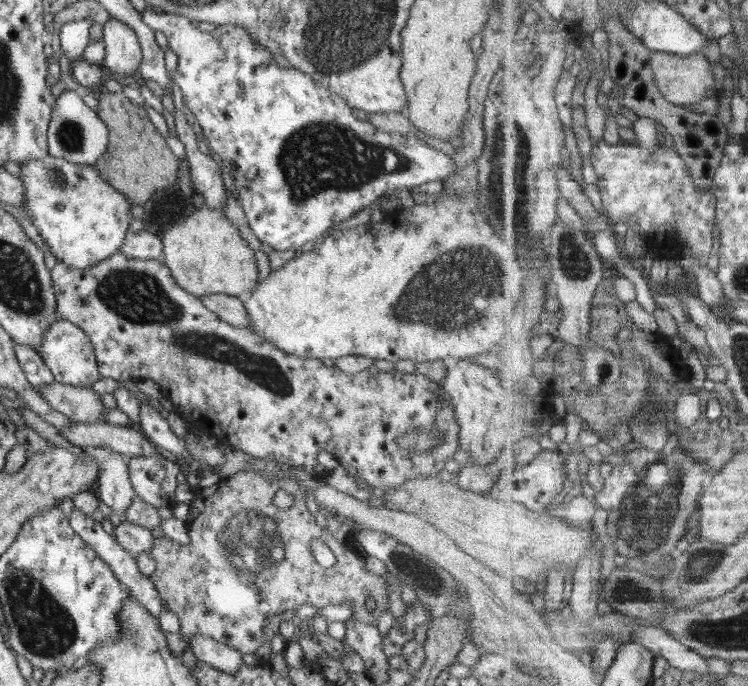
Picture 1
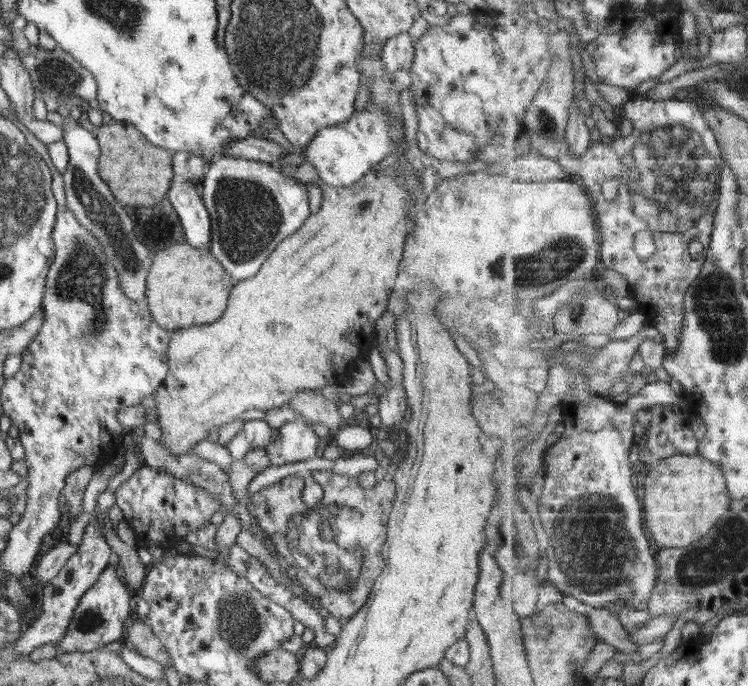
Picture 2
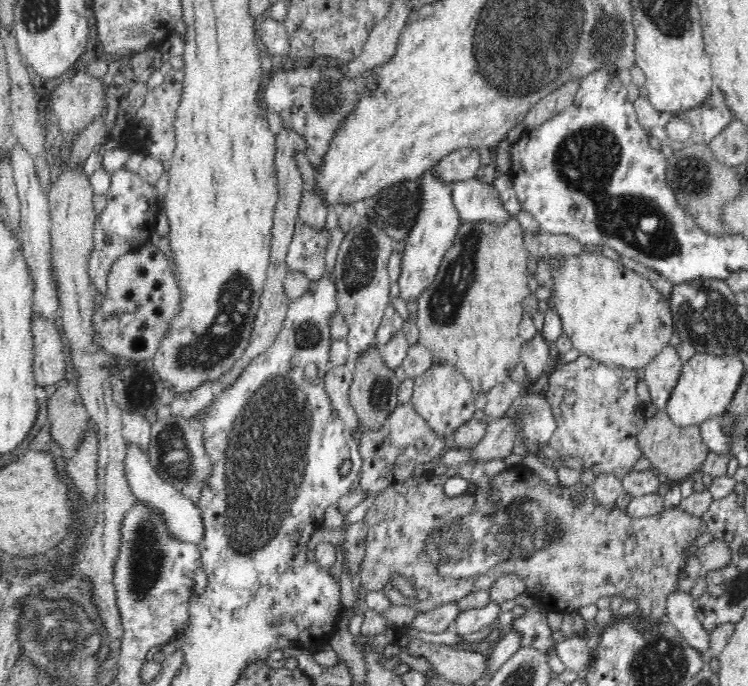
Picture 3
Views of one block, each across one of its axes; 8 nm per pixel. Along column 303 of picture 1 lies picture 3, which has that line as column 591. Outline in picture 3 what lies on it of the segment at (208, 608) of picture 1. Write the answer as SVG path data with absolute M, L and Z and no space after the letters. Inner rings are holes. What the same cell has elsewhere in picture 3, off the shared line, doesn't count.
M482 463L461 464L457 467L450 467L449 472L442 475L430 473L423 474L422 476L416 475L408 477L405 481L401 481L400 483L393 484L392 486L383 489L375 498L372 506L368 508L363 522L367 526L367 532L364 558L362 558L362 564L360 564L359 570L362 588L364 588L366 593L370 591L382 592L382 594L389 599L391 605L416 607L418 612L434 610L436 607L446 606L446 604L450 602L458 603L458 600L468 596L470 591L490 590L490 587L494 582L496 582L503 574L516 574L525 582L526 591L529 593L530 597L534 599L536 603L546 608L548 612L564 612L564 610L570 610L570 612L572 612L572 610L578 610L578 608L582 608L582 606L596 606L596 603L600 598L612 599L614 596L621 596L623 601L626 602L636 600L636 602L638 602L638 608L636 610L638 616L642 618L646 625L656 626L658 622L661 622L666 617L666 602L669 595L673 594L675 591L680 591L678 588L677 575L681 566L684 565L687 560L696 559L701 565L695 584L689 592L694 600L698 600L698 598L706 592L705 576L707 575L707 572L723 568L730 564L732 560L730 548L726 542L718 540L718 538L713 538L703 548L698 549L693 554L688 554L690 546L694 546L694 540L696 540L700 534L701 517L697 517L688 511L682 510L680 505L672 509L664 509L662 512L649 517L632 517L632 515L626 513L626 509L620 509L614 504L599 503L592 494L591 486L587 486L582 482L578 482L574 487L564 487L561 484L552 486L522 464L510 468L505 472L494 476L494 478L490 478L490 476L486 475L484 464ZM451 476L461 476L462 478L465 478L470 484L476 485L476 491L473 493L466 492L457 497L448 497L444 493L444 483ZM490 490L499 492L500 500L498 500L496 504L488 499L488 492L490 492ZM575 492L584 493L586 495L586 502L584 502L584 504L580 504L580 506L574 504L574 501L571 500L571 496ZM394 576L404 576L416 590L424 590L425 588L430 592L430 597L421 602L413 597L406 598L404 594L401 594L400 591L396 591L396 589L392 587L390 580L392 580Z

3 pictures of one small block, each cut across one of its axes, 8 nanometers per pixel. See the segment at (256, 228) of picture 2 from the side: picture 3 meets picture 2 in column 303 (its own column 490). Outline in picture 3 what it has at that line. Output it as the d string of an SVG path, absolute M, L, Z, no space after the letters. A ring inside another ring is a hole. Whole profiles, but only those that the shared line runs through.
M474 177L452 184L452 199L462 223L489 222L502 226L514 216L506 211L492 182Z

